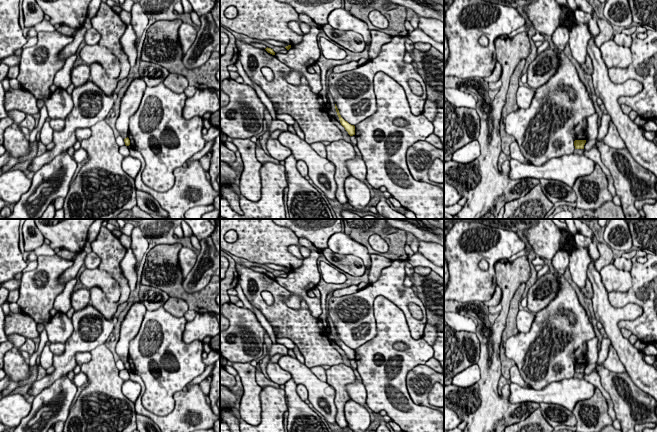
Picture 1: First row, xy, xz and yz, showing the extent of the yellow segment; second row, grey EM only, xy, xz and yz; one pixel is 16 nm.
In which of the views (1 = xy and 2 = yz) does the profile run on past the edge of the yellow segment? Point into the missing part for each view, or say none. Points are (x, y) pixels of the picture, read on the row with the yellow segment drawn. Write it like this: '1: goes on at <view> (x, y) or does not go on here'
1: does not go on here
2: does not go on here

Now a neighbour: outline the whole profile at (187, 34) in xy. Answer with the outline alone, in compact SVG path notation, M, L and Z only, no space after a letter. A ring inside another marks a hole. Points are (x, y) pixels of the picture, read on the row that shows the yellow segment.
M182 23L181 26L179 27L178 37L179 42L181 44L183 55L186 54L186 52L194 43L197 36L197 32L198 31L193 26L187 23Z

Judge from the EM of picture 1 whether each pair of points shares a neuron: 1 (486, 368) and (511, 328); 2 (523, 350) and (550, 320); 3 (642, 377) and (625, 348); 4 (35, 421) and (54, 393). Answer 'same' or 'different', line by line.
1: different
2: same
3: same
4: same

